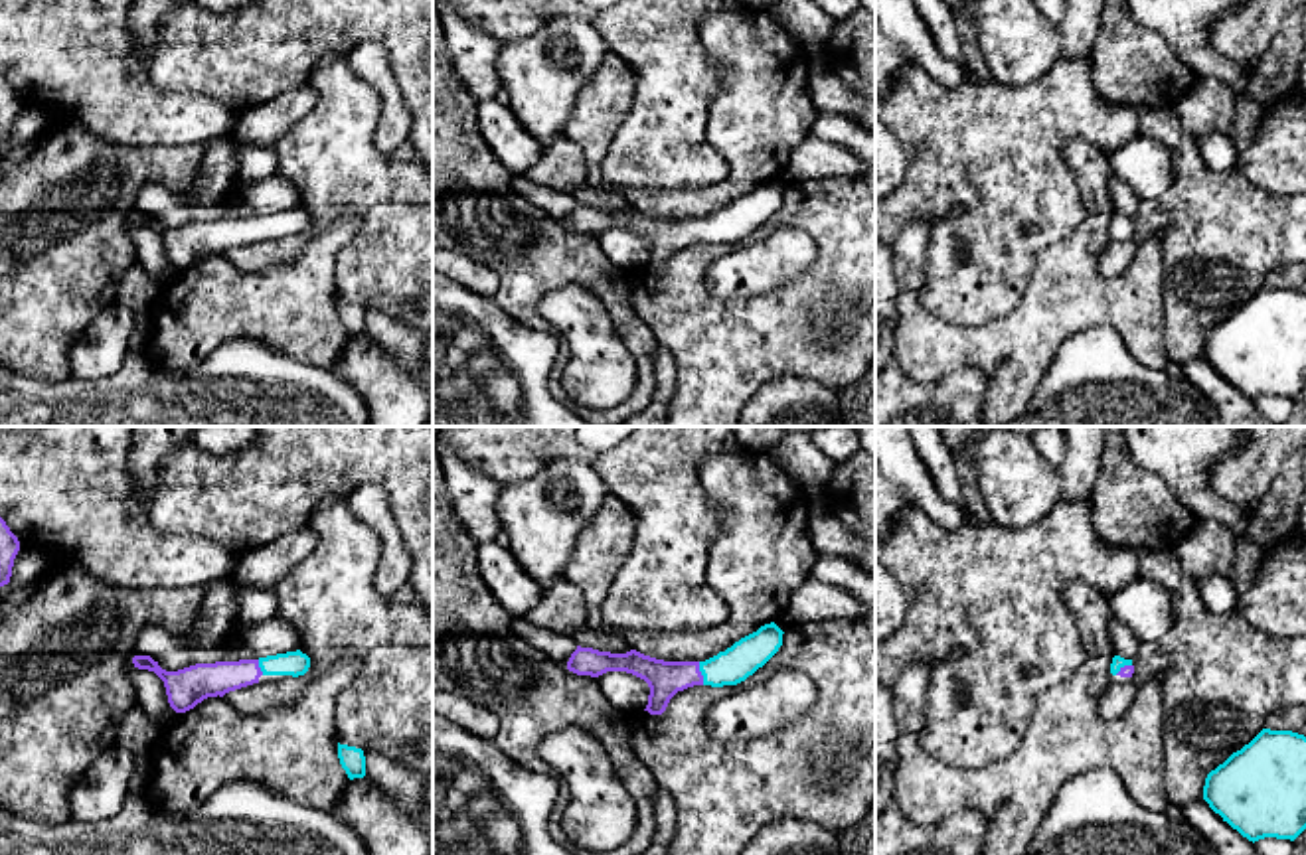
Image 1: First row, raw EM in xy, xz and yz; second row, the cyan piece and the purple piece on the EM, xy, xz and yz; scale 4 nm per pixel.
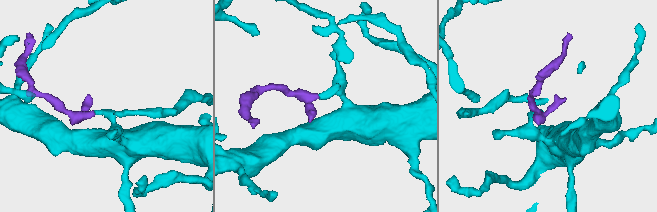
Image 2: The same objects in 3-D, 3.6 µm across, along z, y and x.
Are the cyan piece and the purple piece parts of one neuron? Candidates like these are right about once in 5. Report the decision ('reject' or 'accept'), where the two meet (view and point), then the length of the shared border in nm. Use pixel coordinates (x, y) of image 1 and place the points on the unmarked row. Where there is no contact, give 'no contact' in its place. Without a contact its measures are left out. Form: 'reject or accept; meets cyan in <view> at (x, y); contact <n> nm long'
accept; meets cyan in xz at (702, 232); contact 100 nm long

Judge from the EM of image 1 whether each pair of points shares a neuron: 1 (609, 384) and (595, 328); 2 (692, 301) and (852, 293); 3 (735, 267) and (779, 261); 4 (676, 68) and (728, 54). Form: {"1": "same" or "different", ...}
{"1": "same", "2": "same", "3": "same", "4": "different"}

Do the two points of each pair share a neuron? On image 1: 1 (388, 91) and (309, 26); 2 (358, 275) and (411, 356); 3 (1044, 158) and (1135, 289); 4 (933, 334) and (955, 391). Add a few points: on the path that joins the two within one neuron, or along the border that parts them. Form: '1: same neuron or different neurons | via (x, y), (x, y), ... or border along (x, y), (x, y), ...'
1: different neurons | border along (344, 54), (358, 44), (378, 42), (392, 66)
2: different neurons | border along (364, 307), (376, 307), (400, 322)
3: different neurons | border along (1071, 172), (1083, 220), (1048, 245)
4: different neurons | border along (899, 368), (935, 382), (977, 366), (988, 388)

